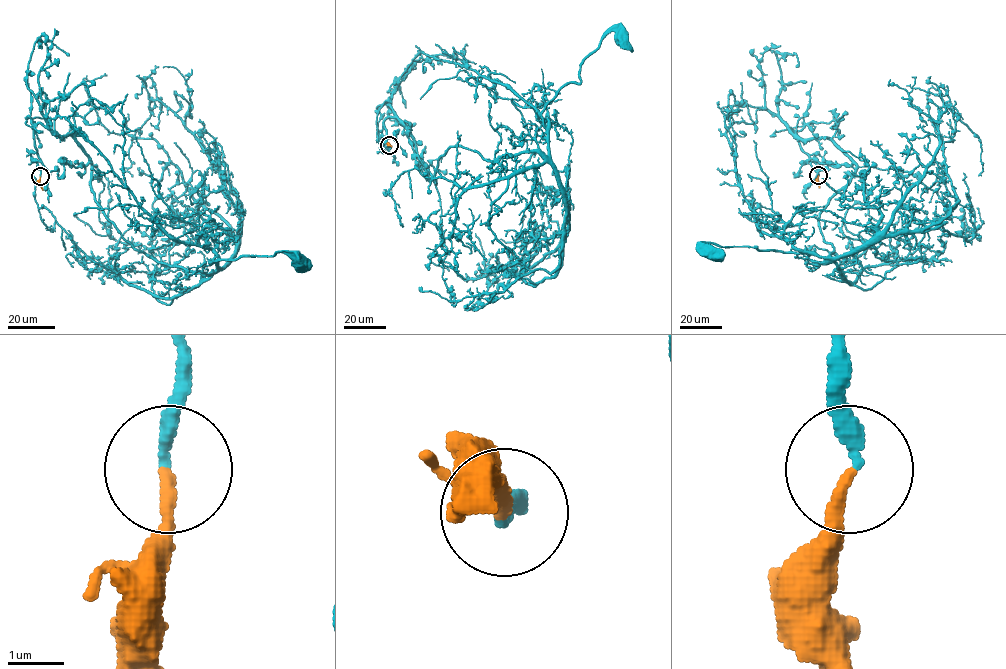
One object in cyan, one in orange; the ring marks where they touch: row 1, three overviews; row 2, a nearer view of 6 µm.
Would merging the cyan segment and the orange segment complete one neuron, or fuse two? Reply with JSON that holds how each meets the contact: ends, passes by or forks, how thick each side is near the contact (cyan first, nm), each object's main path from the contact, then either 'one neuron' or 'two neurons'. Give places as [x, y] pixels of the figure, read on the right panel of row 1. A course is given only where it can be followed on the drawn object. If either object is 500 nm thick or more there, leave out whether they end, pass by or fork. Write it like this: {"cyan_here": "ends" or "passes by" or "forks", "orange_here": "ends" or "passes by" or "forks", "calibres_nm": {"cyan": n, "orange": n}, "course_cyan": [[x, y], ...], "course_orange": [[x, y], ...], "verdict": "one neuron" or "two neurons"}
{"cyan_here": "ends", "orange_here": "ends", "calibres_nm": {"cyan": 240, "orange": 220}, "course_cyan": [[818, 175], [790, 128], [828, 138], [856, 165], [818, 219], [833, 247], [825, 263], [704, 246], [712, 251]], "course_orange": [[818, 175], [819, 188]], "verdict": "one neuron"}

